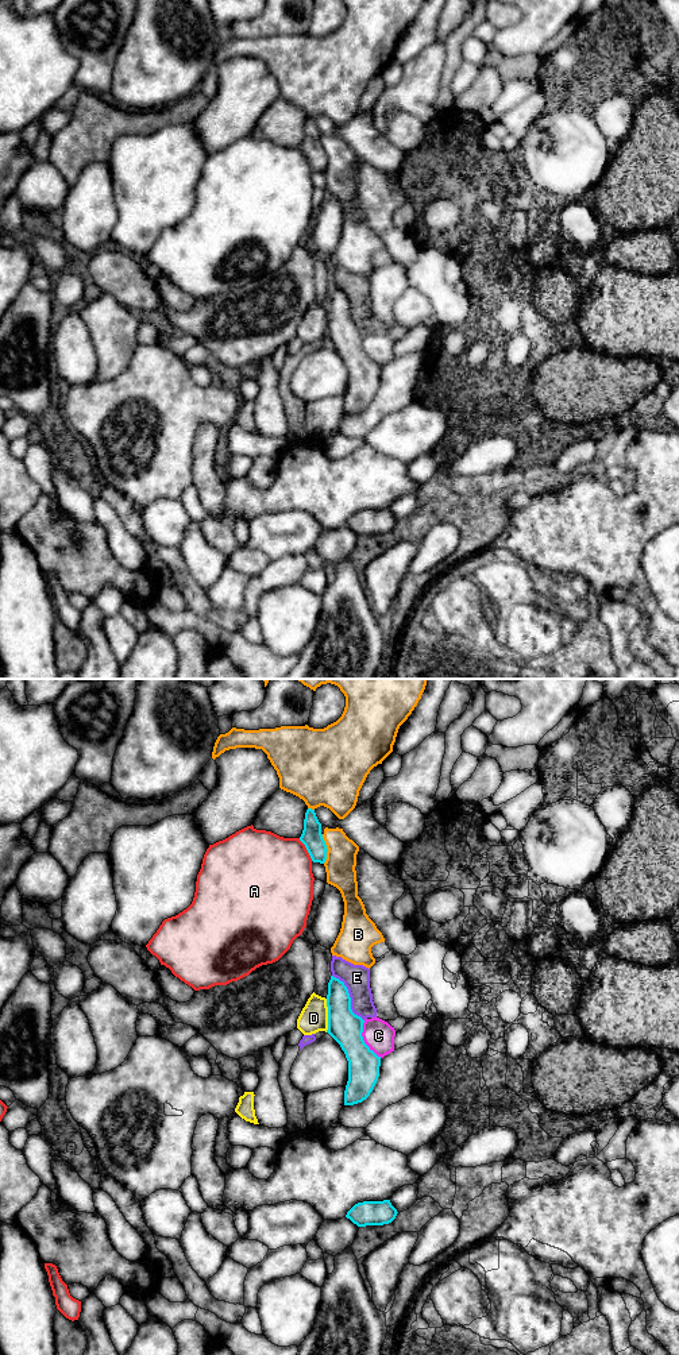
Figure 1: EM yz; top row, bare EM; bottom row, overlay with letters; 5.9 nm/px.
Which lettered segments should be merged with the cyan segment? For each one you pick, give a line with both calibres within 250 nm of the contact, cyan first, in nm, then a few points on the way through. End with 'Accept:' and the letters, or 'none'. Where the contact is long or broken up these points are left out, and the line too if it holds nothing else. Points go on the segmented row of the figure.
Accept: none

